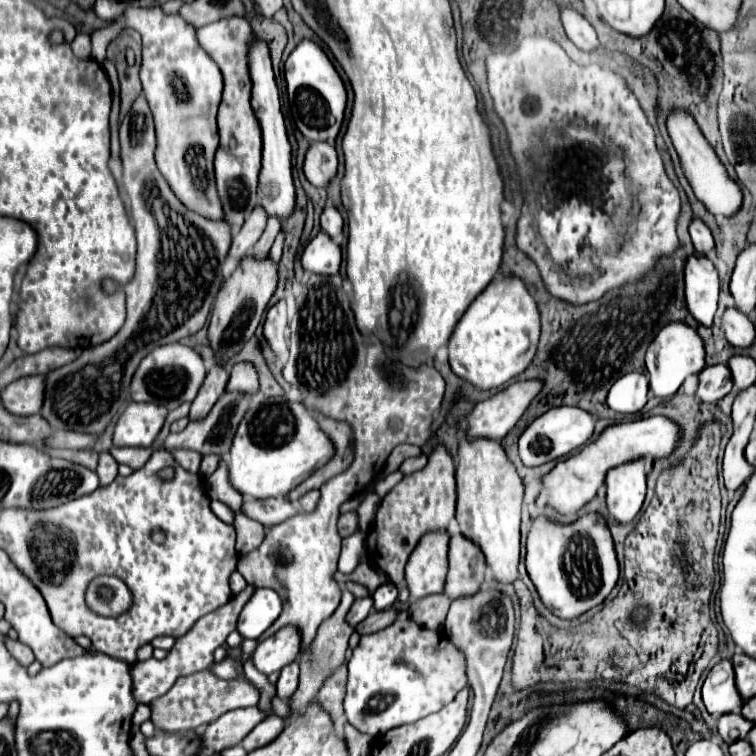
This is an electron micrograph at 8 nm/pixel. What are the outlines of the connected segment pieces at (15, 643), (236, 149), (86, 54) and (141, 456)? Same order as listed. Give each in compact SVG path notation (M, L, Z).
M6 636L6 648L8 648L8 652L12 652L12 656L22 664L22 666L30 666L36 658L34 658L34 652L26 646L26 644L22 644L20 640L10 640L8 636Z
M222 18L218 22L206 24L196 30L200 46L218 64L224 76L224 96L218 109L218 132L220 146L216 150L216 184L224 206L226 222L230 226L242 226L246 214L256 206L256 184L260 174L262 158L262 132L258 120L254 120L254 110L250 108L250 72L248 72L248 50L250 40L254 40L252 26L242 18Z
M78 34L72 42L72 48L78 58L90 58L90 38L86 34Z
M110 448L110 454L118 464L128 464L130 468L138 470L152 454L152 448Z

